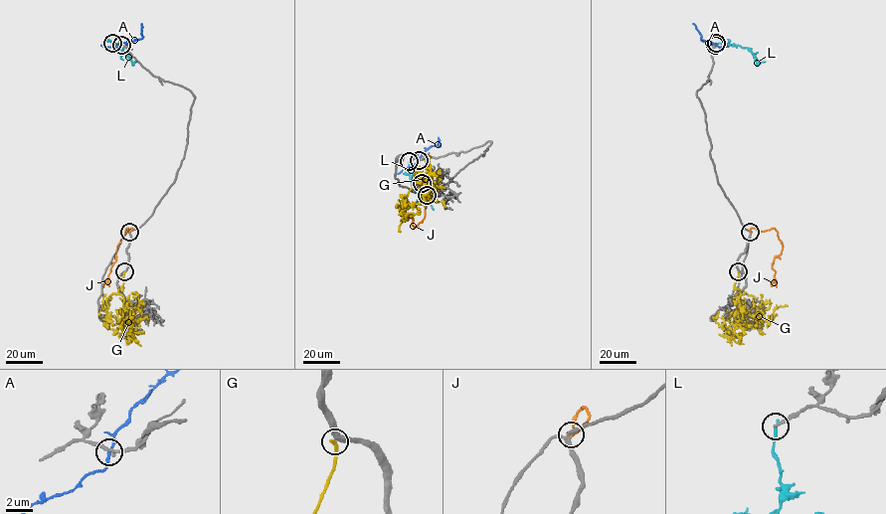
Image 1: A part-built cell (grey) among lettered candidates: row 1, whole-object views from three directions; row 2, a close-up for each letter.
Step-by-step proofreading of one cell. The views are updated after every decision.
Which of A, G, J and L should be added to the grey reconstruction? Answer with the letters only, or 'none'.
none

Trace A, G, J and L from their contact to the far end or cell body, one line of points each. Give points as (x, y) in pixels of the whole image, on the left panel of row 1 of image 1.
A: (121, 45), (142, 37), (141, 24)
G: (124, 272), (117, 292), (123, 297), (124, 313), (119, 322), (126, 334), (130, 331), (130, 311)
J: (129, 232), (131, 228), (128, 232), (127, 228), (117, 246), (116, 260), (103, 287)
L: (112, 44), (133, 64), (136, 62)

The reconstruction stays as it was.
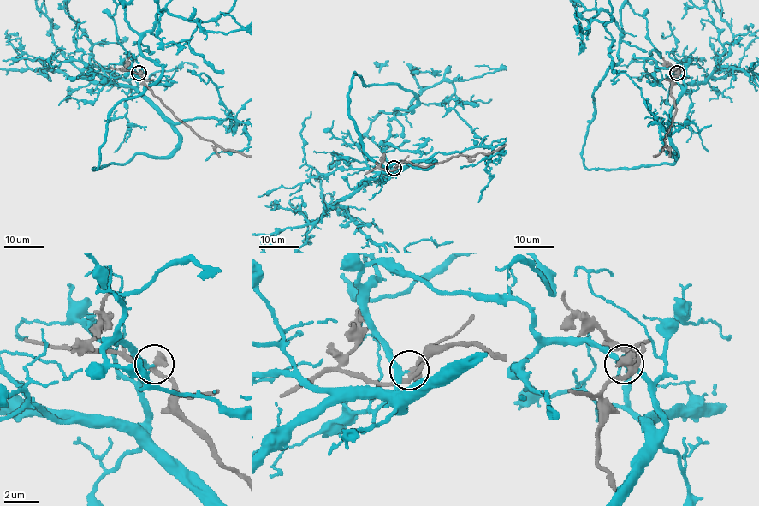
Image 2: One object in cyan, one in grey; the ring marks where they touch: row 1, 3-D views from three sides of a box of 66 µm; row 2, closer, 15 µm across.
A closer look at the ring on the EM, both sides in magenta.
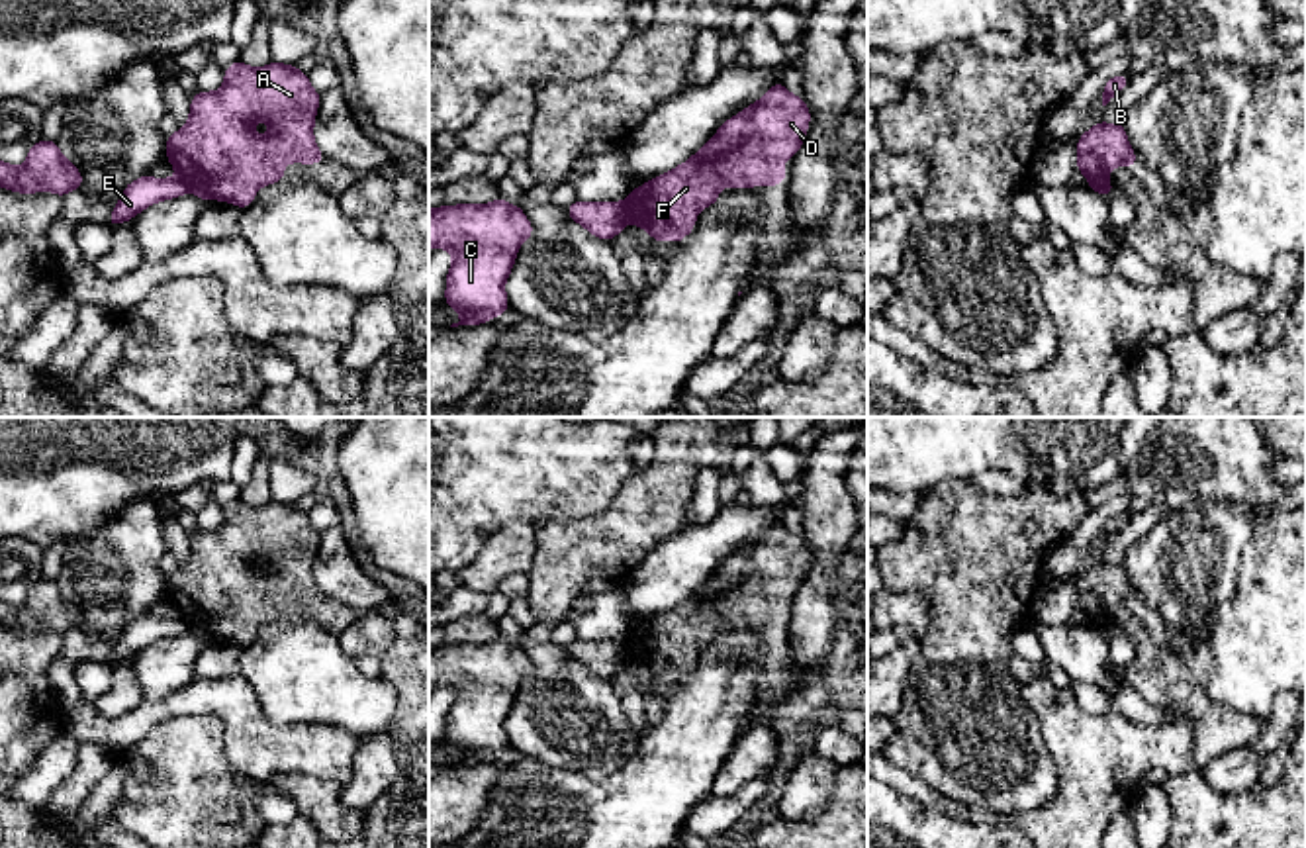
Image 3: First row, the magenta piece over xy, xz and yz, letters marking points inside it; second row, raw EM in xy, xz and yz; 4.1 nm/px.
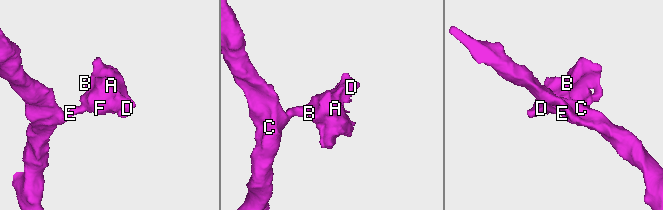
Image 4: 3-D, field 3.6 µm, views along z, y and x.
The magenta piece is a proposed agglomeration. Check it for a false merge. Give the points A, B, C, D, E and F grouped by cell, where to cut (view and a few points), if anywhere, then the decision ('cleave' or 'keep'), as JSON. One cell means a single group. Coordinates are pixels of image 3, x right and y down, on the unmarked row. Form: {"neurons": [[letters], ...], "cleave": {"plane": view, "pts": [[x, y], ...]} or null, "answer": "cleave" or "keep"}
{"neurons": [["A", "B", "D", "F"], ["C", "E"]], "cleave": {"plane": "xz", "pts": [[623, 641], [627, 657]]}, "answer": "cleave"}

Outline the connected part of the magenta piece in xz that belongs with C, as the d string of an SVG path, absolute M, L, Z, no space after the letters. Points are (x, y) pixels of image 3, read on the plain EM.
M501 635L484 644L460 642L429 648L429 685L452 689L444 742L454 746L462 758L450 766L486 762L509 750L503 723L521 682L529 676L533 676L531 660L519 644L507 642Z

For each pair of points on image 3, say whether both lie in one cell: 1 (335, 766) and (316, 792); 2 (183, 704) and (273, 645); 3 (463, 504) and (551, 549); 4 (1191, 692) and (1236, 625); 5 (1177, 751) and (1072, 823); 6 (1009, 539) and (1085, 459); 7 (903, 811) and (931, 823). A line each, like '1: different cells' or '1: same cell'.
1: different cells
2: different cells
3: different cells
4: different cells
5: same cell
6: different cells
7: same cell

